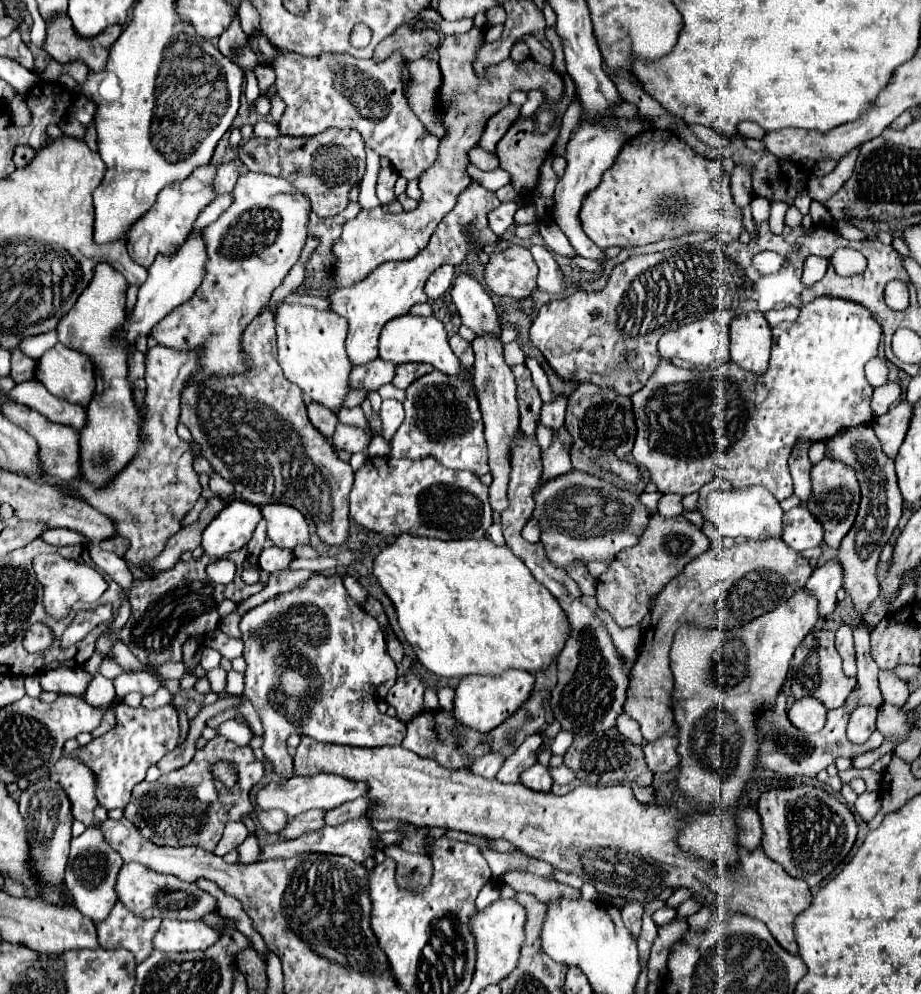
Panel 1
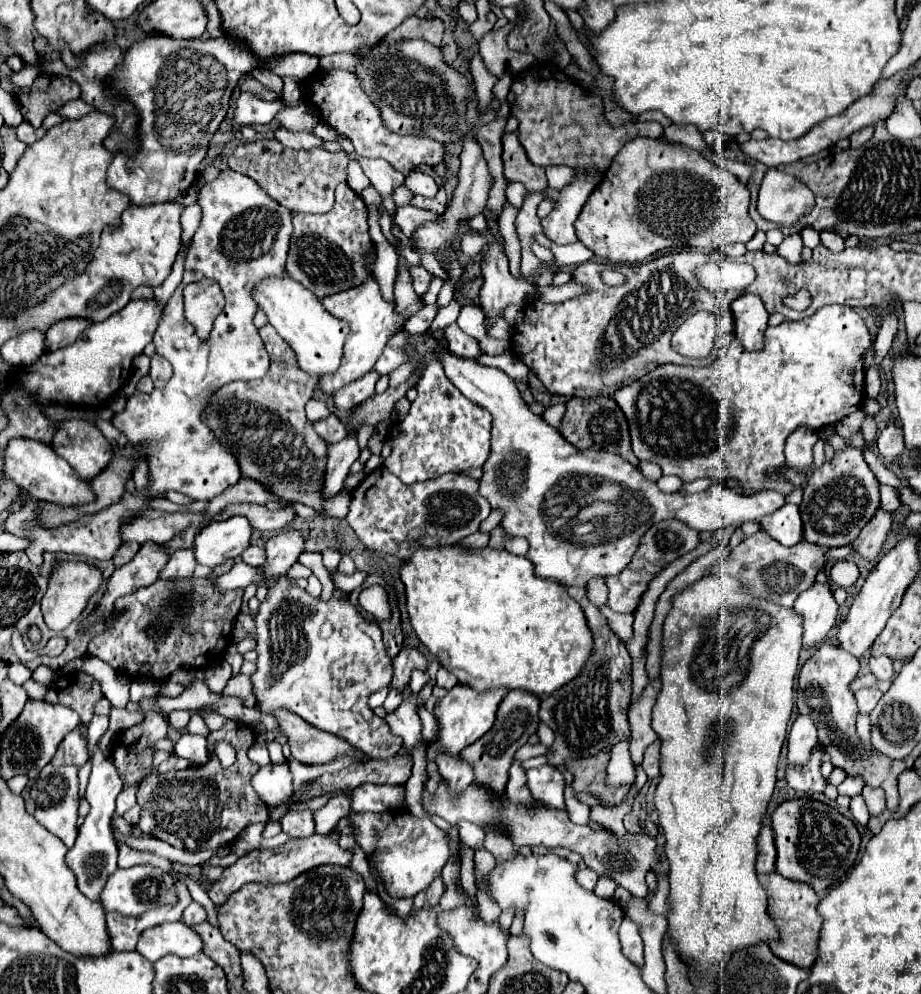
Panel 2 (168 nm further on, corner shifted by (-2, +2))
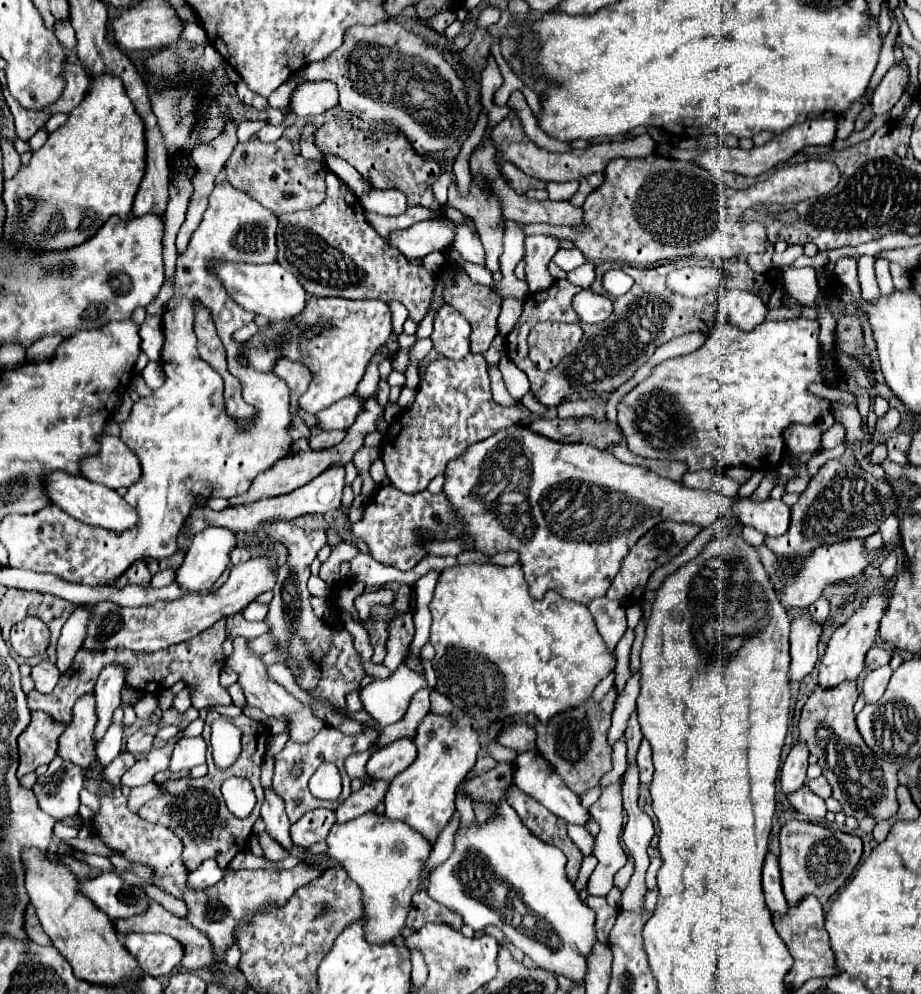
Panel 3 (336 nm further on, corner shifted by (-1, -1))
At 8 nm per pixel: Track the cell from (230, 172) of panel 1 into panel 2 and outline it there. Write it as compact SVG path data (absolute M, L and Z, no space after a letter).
M195 202L195 204L187 206L187 208L185 208L185 212L183 212L183 216L181 216L181 222L183 222L181 252L183 252L185 244L187 244L187 242L193 238L193 234L195 234L195 228L199 226L199 220L201 220L201 208L199 208L199 204Z

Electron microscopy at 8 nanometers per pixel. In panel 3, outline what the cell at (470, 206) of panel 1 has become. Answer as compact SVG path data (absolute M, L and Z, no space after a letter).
M310 295L302 319L290 319L290 323L270 323L260 329L246 343L242 359L258 371L270 371L278 355L306 363L312 371L312 383L298 403L300 409L316 415L356 391L374 351L388 341L391 333L391 311L388 304L380 299L350 301L340 297Z

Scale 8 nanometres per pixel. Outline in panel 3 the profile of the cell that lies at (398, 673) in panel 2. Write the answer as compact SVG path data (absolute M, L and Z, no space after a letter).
M404 613L402 617L396 617L390 623L390 639L388 639L388 655L384 659L384 665L392 671L396 671L410 649L410 643L414 639L414 623L412 623L412 613Z

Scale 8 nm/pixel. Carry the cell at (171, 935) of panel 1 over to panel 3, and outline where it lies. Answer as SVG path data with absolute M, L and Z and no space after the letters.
M130 933L124 945L138 965L154 977L168 975L184 959L182 943L164 933Z

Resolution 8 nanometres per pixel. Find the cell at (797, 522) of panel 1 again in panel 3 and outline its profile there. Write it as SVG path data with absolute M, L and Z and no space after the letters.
M734 497L734 513L742 525L750 525L766 537L782 537L790 525L790 507L776 499L754 503Z

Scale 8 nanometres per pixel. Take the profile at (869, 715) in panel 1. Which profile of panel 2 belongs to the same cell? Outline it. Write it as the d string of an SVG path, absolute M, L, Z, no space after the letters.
M875 686L857 690L857 692L855 692L855 700L857 700L859 712L861 712L861 714L869 714L869 712L877 706L877 702L879 702L881 696L883 696L883 692L881 692L879 688L875 688Z

